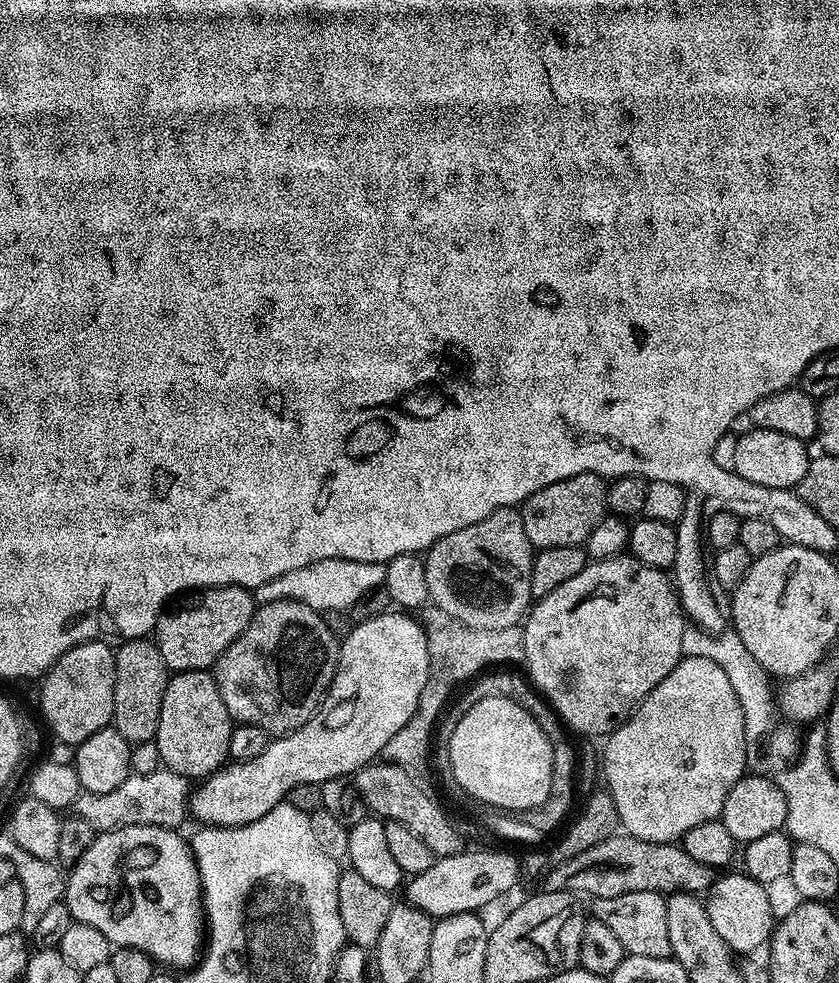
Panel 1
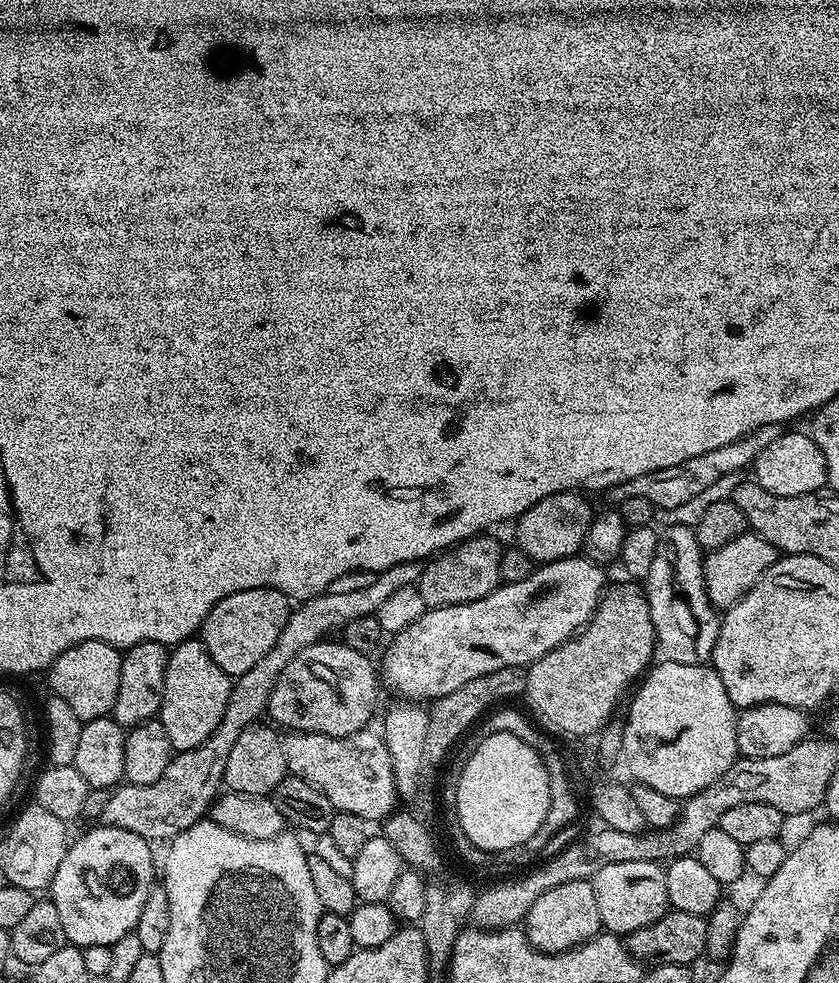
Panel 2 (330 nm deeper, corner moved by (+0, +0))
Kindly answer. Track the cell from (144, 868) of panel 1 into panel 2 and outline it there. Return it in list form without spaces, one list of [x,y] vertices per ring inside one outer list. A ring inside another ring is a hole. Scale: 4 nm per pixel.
[[[92,826],[85,836],[71,841],[68,852],[54,874],[50,899],[57,907],[69,945],[81,950],[109,947],[118,938],[136,931],[138,914],[146,906],[146,898],[154,886],[152,880],[152,848],[149,841],[118,830]]]

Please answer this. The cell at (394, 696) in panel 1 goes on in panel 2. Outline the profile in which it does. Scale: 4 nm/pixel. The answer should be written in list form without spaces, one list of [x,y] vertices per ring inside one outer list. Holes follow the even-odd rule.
[[[577,554],[565,560],[556,560],[553,564],[541,564],[522,582],[501,583],[488,596],[471,600],[465,604],[455,604],[445,608],[429,608],[406,630],[395,633],[390,643],[383,649],[382,684],[385,689],[397,692],[397,697],[408,702],[435,702],[446,694],[482,678],[494,674],[494,670],[507,668],[527,669],[538,658],[550,650],[573,639],[581,628],[586,627],[600,607],[606,595],[604,584],[605,569],[595,564],[583,554]]]

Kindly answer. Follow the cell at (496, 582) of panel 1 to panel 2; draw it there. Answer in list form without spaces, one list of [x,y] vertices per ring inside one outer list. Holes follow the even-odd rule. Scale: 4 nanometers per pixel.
[[[492,534],[471,536],[460,544],[431,557],[420,569],[418,587],[422,594],[425,609],[445,608],[455,604],[465,604],[490,595],[500,587],[500,567],[502,566],[502,544]]]

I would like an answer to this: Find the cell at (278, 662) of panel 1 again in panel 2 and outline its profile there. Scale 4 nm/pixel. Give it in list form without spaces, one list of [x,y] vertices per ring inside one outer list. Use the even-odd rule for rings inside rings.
[[[332,642],[306,646],[306,650],[302,650],[302,654],[298,654],[290,662],[290,666],[282,670],[270,694],[267,711],[267,715],[273,716],[277,720],[275,723],[281,729],[327,736],[352,736],[355,732],[365,731],[371,725],[368,723],[371,722],[372,711],[376,708],[376,695],[382,692],[381,685],[378,683],[377,665],[376,668],[372,665],[373,657],[358,654],[358,650],[350,650],[350,646],[346,646],[343,642],[328,643]]]

